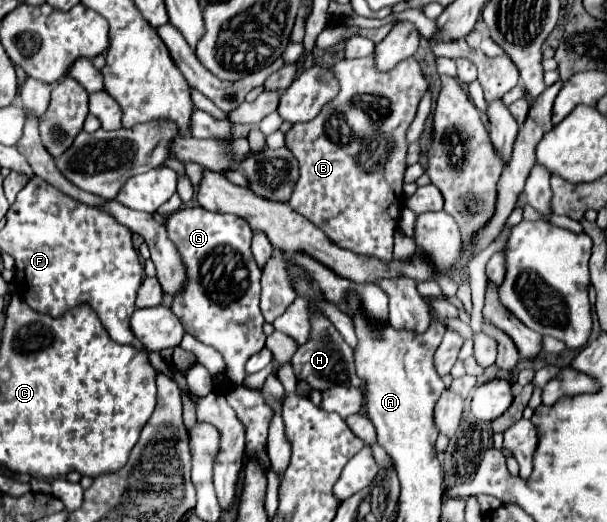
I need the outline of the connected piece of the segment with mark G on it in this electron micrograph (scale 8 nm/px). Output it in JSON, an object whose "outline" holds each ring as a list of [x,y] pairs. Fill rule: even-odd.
{"outline":[[[183,207],[175,211],[167,221],[167,235],[175,243],[181,261],[185,265],[185,283],[181,291],[175,295],[171,303],[173,315],[181,321],[183,329],[191,333],[205,345],[215,347],[225,357],[225,375],[235,383],[241,385],[245,379],[245,363],[251,355],[259,353],[265,347],[265,333],[263,333],[263,315],[259,311],[259,293],[261,293],[261,269],[257,267],[253,253],[251,253],[251,227],[245,219],[237,215],[217,215],[203,207]]]}

